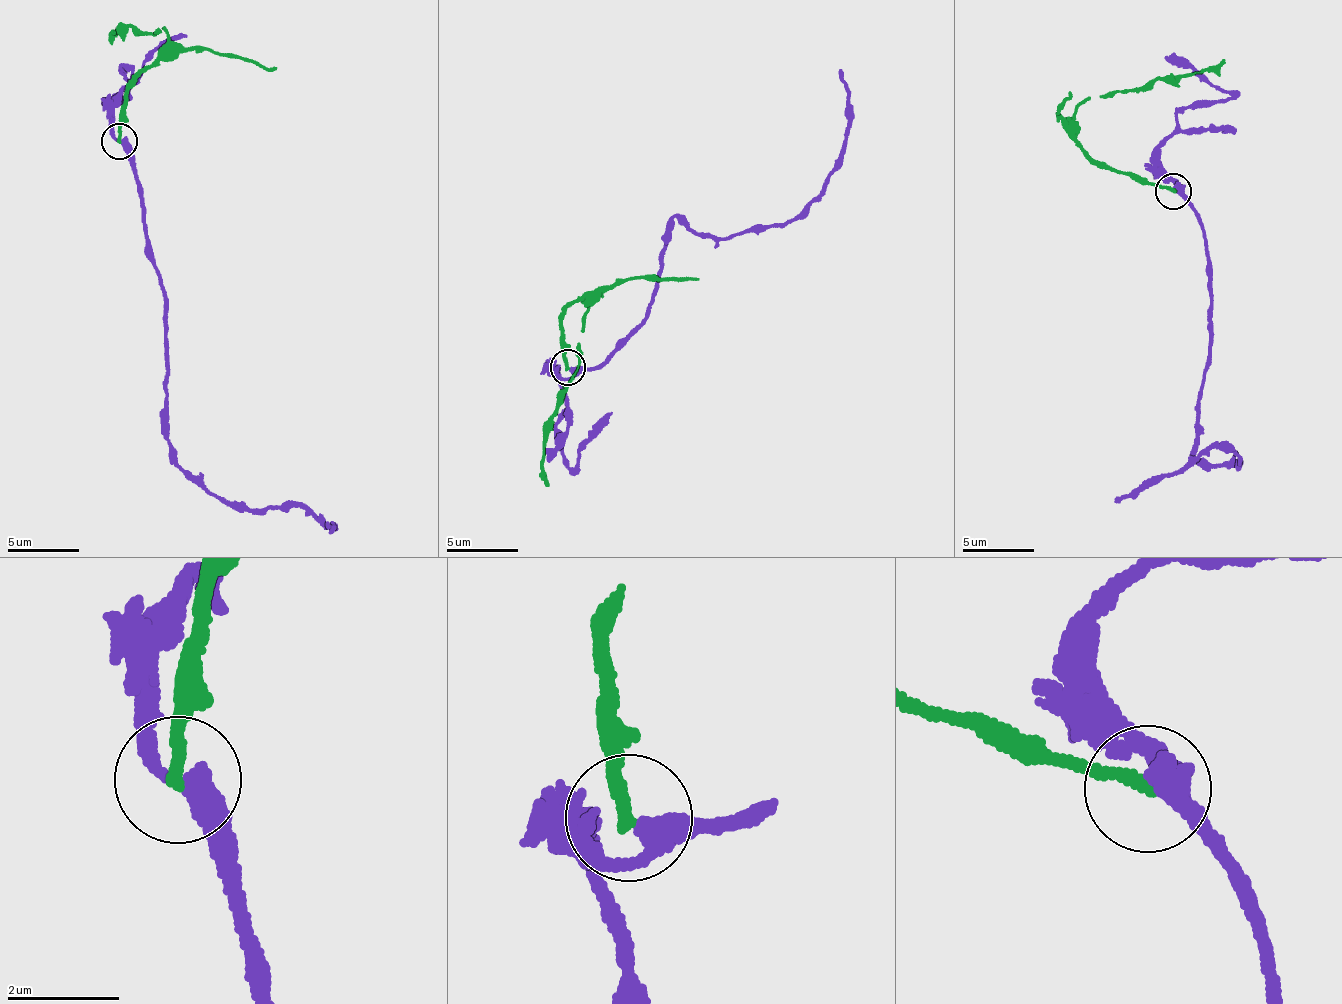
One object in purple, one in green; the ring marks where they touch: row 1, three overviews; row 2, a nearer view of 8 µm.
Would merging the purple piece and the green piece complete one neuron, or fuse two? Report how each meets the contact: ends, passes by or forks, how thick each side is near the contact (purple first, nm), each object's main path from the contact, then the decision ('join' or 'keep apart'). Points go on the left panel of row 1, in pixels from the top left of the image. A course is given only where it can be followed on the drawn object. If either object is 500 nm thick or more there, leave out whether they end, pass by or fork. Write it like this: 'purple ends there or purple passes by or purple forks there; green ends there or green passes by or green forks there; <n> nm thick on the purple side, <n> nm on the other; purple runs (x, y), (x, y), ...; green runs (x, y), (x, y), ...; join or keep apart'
purple passes by; green ends there; 380 nm thick on the purple side, 240 nm on the other; purple runs (122, 142), (163, 291), (166, 438), (183, 471), (203, 488), (336, 524), (326, 524); green runs (118, 142), (132, 84), (157, 60), (168, 34), (124, 26), (117, 33); keep apart

